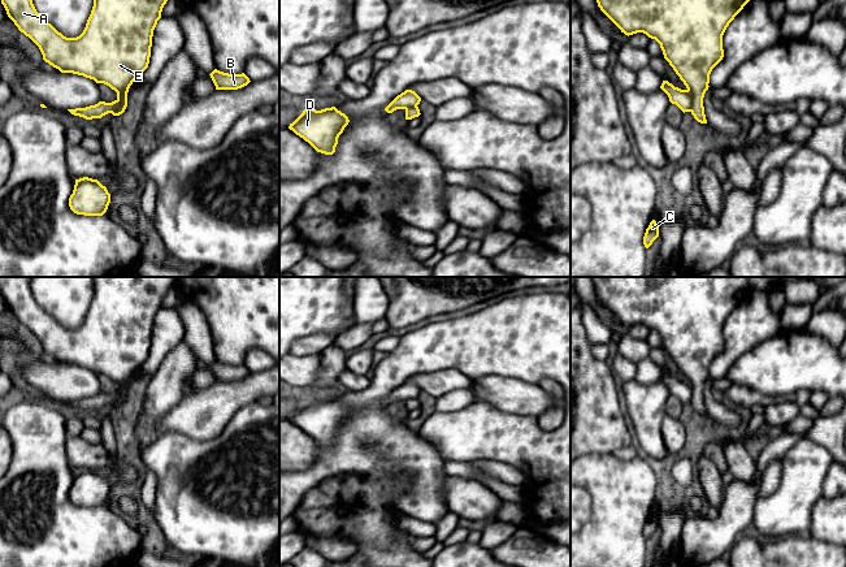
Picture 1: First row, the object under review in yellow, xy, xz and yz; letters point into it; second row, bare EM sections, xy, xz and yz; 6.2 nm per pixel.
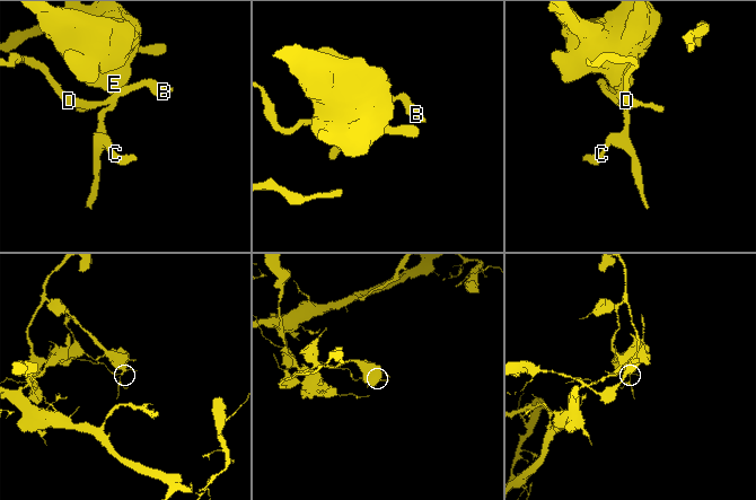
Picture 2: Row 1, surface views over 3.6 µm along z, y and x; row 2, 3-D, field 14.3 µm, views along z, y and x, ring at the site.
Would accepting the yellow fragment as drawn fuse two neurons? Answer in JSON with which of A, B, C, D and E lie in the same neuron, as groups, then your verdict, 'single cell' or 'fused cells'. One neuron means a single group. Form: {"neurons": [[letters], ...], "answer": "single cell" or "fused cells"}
{"neurons": [["A", "C", "E"], ["B", "D"]], "answer": "fused cells"}

